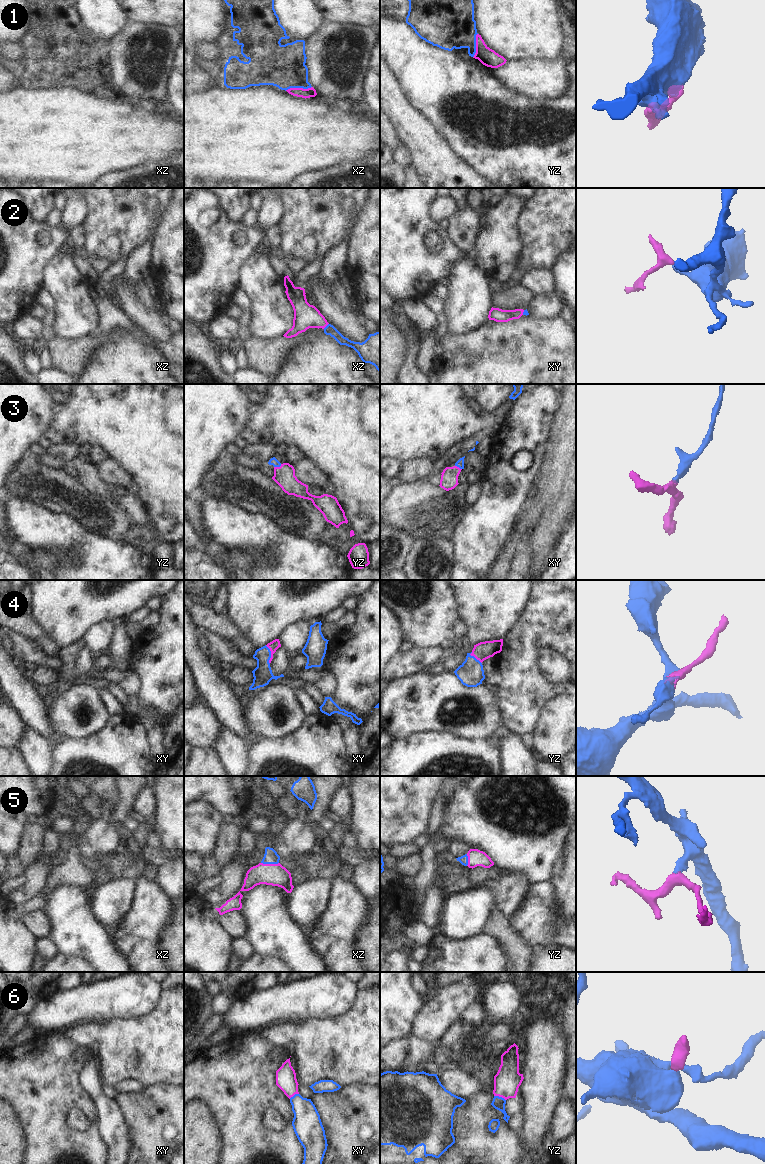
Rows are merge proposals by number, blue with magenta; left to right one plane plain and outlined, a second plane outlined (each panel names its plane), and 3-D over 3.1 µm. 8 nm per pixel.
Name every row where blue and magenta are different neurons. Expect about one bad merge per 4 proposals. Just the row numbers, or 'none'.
none

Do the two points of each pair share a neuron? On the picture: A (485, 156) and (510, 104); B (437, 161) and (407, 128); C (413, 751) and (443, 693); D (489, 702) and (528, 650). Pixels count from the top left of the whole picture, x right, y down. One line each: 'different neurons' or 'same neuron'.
A: same neuron
B: same neuron
C: different neurons
D: different neurons

